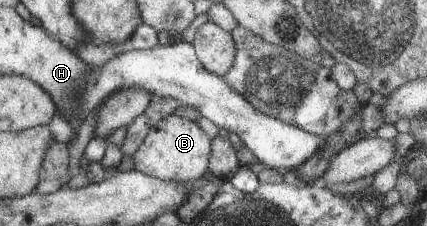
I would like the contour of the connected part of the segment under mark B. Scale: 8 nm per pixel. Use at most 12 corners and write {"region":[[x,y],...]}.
{"region":[[171,114],[153,125],[135,170],[188,184],[207,175],[210,137]]}

